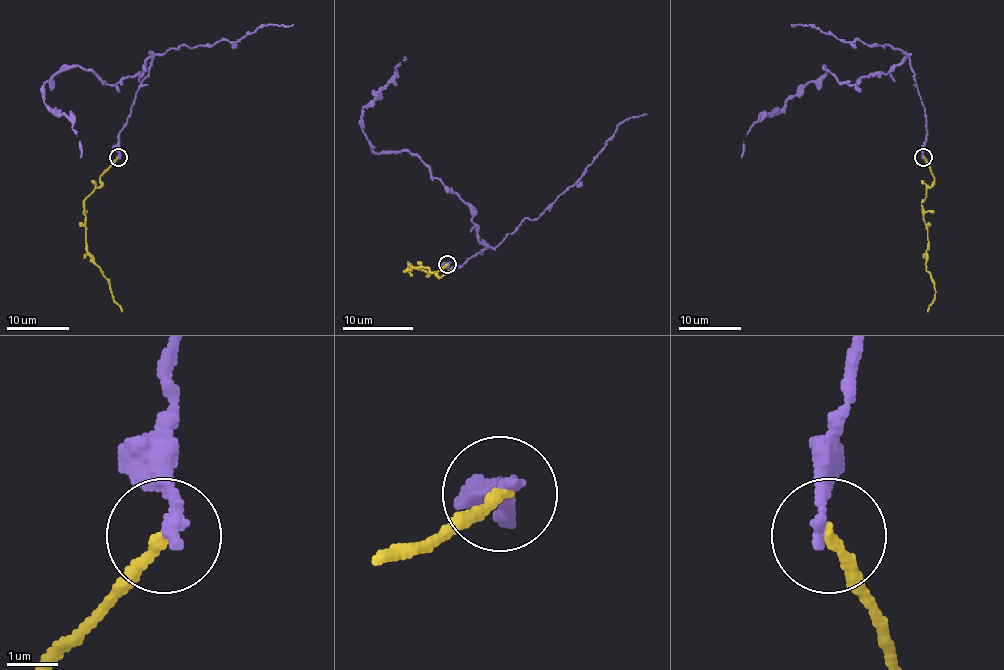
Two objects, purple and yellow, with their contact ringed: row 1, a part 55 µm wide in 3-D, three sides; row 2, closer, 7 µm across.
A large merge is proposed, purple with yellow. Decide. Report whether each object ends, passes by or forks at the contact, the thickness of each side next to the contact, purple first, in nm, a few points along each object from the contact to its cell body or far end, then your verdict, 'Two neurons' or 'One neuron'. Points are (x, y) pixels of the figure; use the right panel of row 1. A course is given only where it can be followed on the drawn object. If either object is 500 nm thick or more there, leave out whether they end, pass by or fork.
At the ring purple ends. At the ring yellow ends. Thickness 240 nm (purple) against 240 nm. Course of purple: (922, 156), (925, 108), (907, 58), (854, 85), (824, 66), (823, 75), (754, 124), (742, 158). Course of yellow: (924, 156), (933, 176), (927, 197), (921, 203), (928, 250), (925, 268), (935, 285), (935, 299), (927, 312). Two neurons

